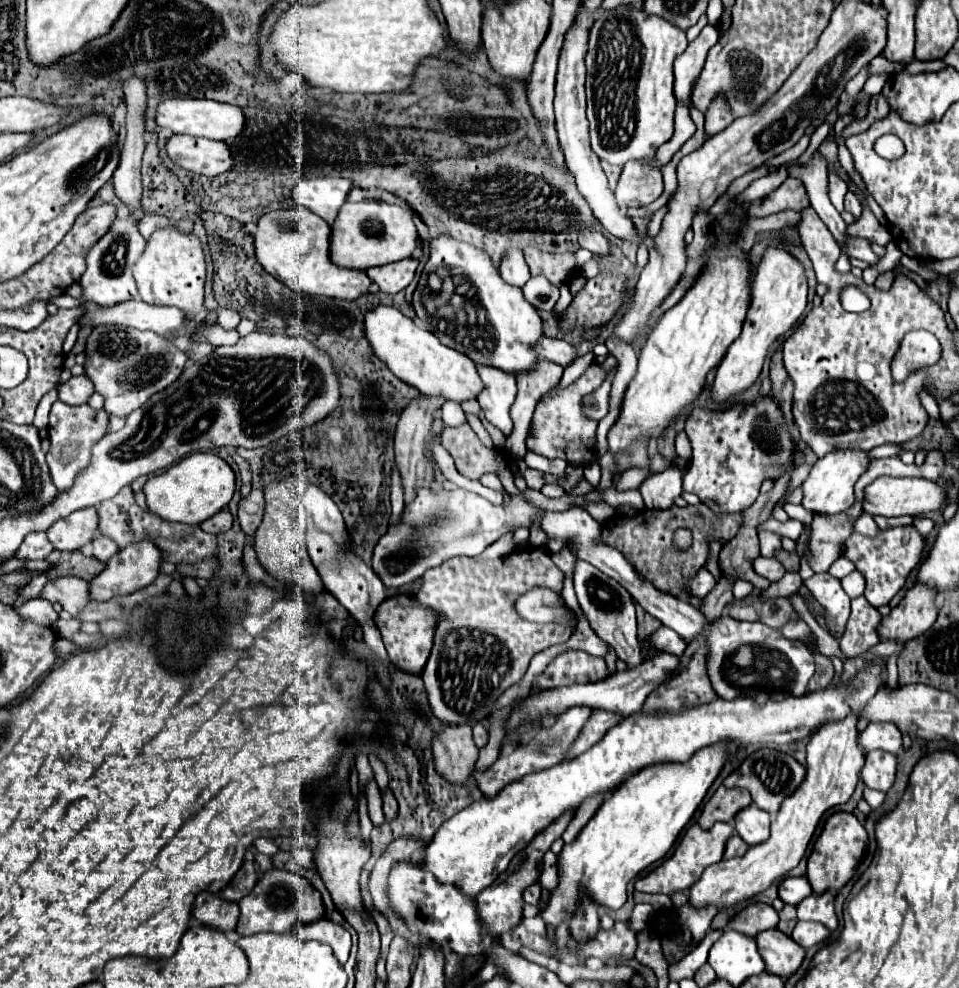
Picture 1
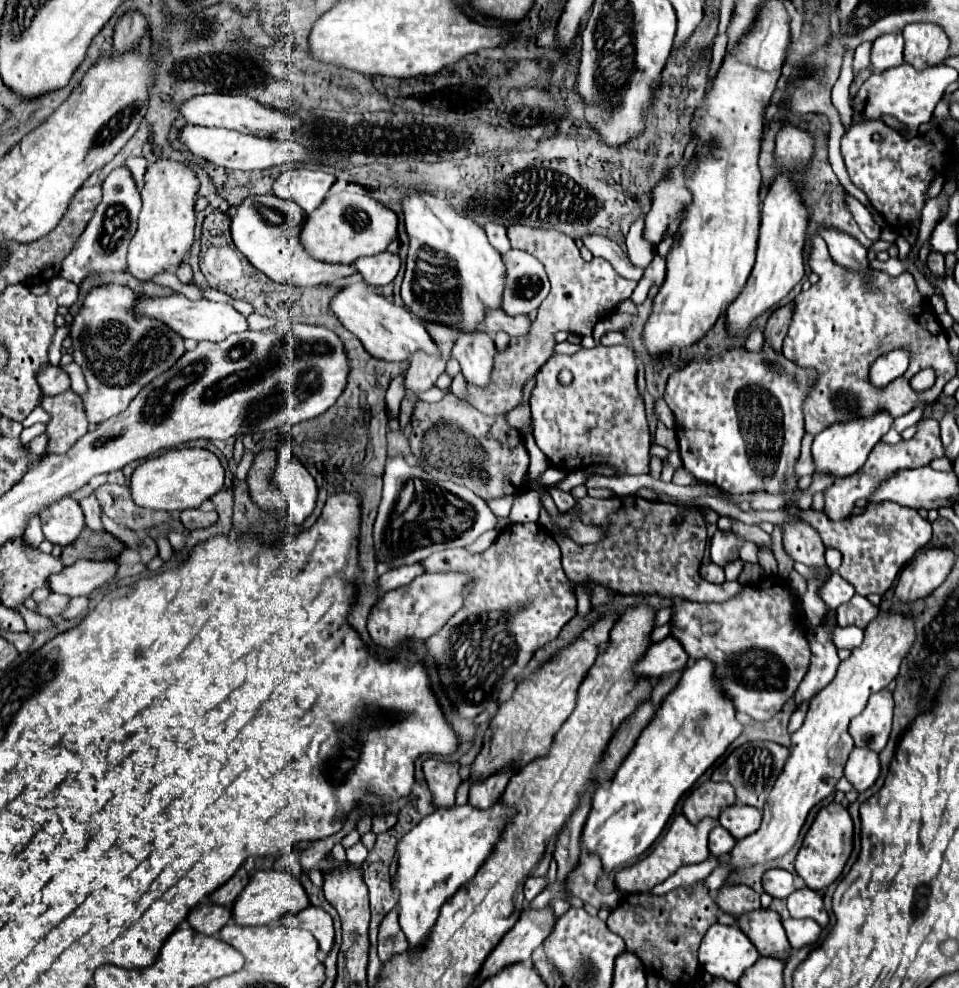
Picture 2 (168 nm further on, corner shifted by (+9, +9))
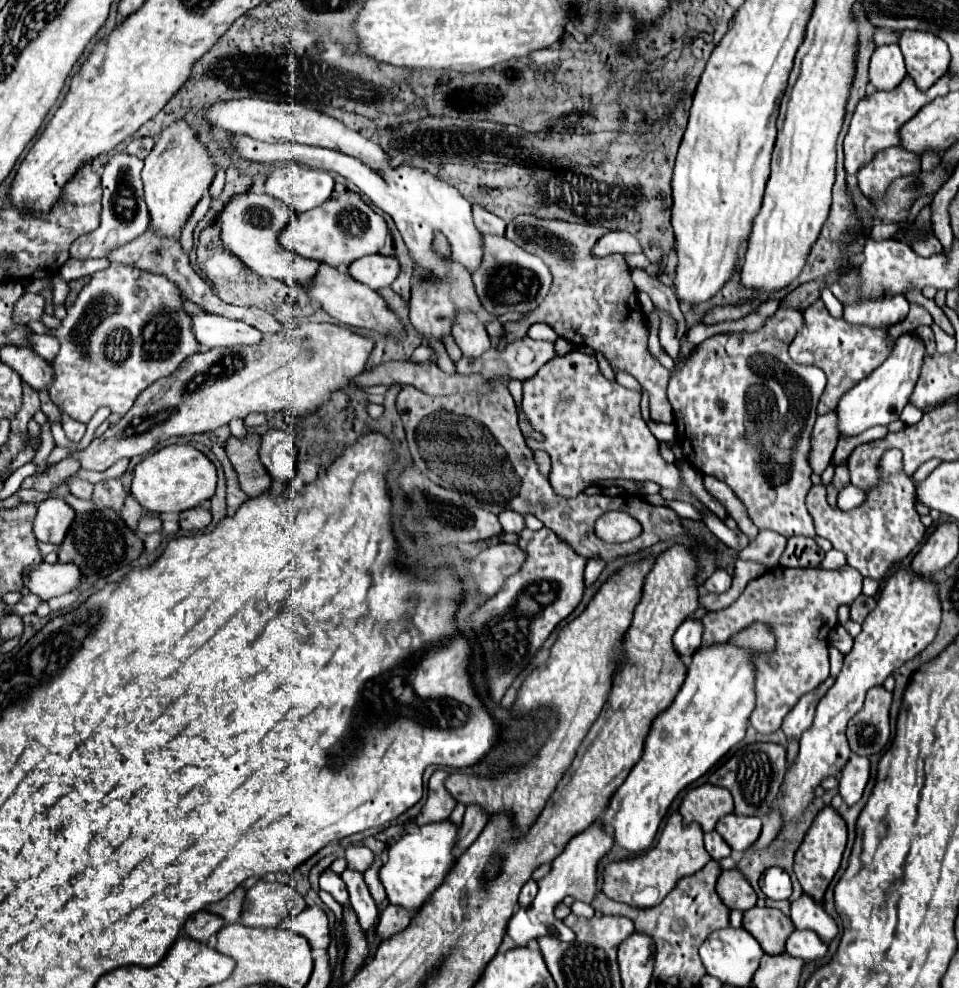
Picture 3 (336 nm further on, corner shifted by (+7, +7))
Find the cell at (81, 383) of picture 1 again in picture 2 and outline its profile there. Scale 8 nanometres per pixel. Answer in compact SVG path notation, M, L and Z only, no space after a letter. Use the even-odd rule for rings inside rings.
M46 366L46 368L42 368L38 372L36 380L38 380L44 396L54 396L54 394L66 392L70 388L70 376L60 366Z

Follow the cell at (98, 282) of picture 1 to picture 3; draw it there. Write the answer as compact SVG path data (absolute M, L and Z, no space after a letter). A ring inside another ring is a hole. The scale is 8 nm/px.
M126 150L110 156L102 174L102 190L104 190L102 222L94 232L84 234L72 242L70 246L72 258L78 258L78 260L104 258L108 252L138 238L148 228L148 208L144 206L144 188L142 188L142 178L140 178L142 166L144 162L128 154Z

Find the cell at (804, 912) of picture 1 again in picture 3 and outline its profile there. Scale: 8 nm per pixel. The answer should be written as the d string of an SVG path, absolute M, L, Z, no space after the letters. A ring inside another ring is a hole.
M802 894L798 900L792 902L792 914L790 914L796 930L814 930L824 944L830 944L834 936L838 934L838 926L832 916L826 914L826 910L814 902L808 894Z

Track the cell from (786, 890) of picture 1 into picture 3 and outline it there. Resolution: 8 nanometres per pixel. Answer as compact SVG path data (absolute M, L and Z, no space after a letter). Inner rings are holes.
M768 868L760 880L760 890L772 900L788 900L792 894L790 876L780 868Z

